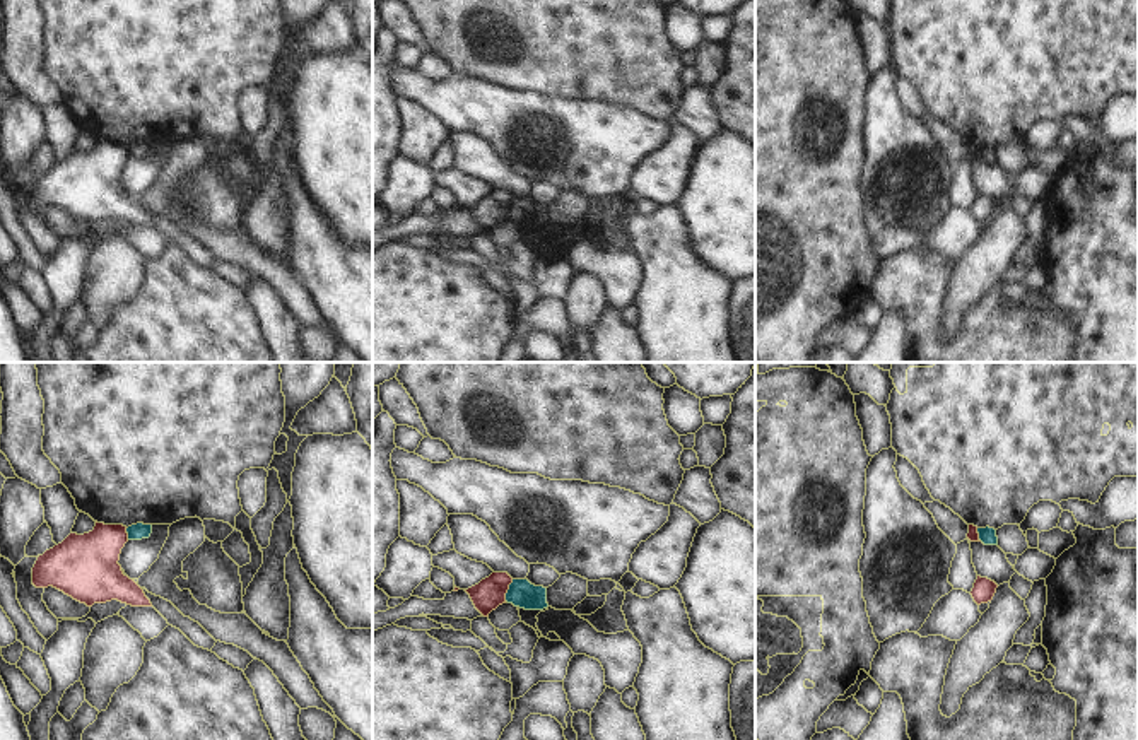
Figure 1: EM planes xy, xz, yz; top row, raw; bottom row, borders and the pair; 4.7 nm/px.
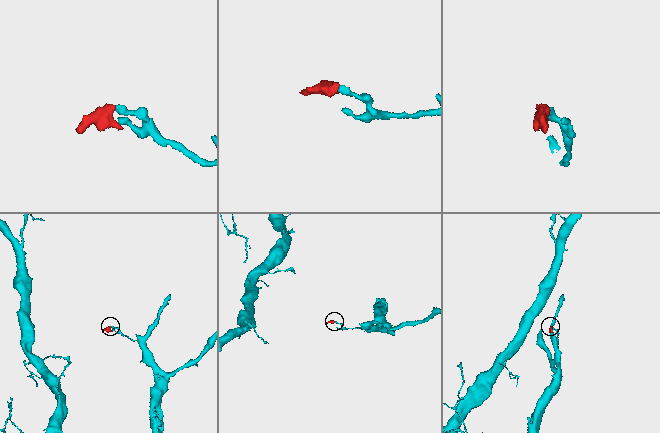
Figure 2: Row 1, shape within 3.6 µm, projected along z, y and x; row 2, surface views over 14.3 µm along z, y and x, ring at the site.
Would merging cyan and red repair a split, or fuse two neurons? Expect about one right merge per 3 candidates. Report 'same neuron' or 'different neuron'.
different neuron

